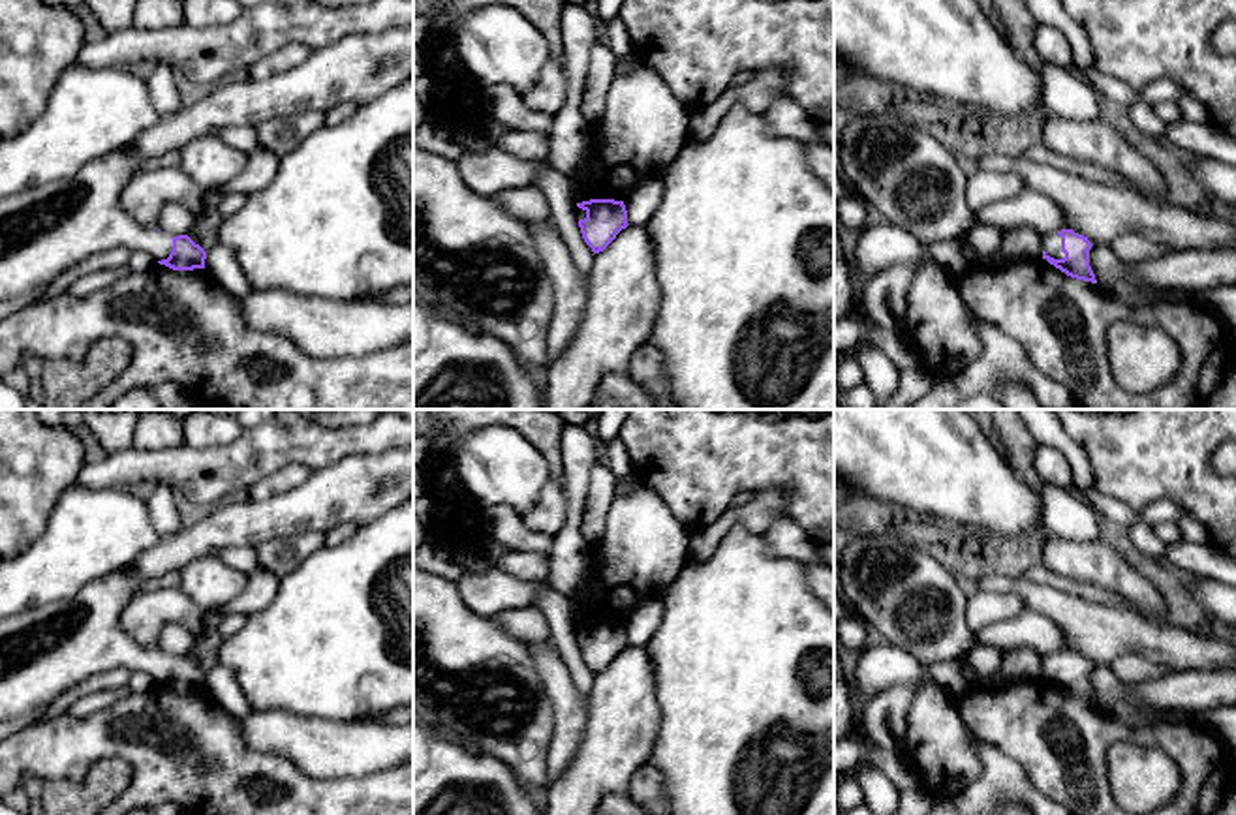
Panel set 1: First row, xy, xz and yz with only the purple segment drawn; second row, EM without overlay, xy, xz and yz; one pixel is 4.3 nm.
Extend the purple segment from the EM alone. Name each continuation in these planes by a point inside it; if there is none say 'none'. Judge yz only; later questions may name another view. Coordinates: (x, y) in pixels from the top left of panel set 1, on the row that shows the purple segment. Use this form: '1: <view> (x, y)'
1: yz (1050, 243)

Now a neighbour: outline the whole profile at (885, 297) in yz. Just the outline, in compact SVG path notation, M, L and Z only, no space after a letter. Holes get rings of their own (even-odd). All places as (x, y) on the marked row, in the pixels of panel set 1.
M964 238L935 244L922 242L926 255L920 261L892 265L879 272L866 289L864 314L877 327L890 332L896 331L896 325L905 314L905 291L913 272L924 263L935 263L956 278L964 269L962 242Z

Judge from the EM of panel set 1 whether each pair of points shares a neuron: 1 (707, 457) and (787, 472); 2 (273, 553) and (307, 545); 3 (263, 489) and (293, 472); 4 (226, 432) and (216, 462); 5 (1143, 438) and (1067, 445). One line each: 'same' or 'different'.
1: same
2: same
3: same
4: different
5: different

